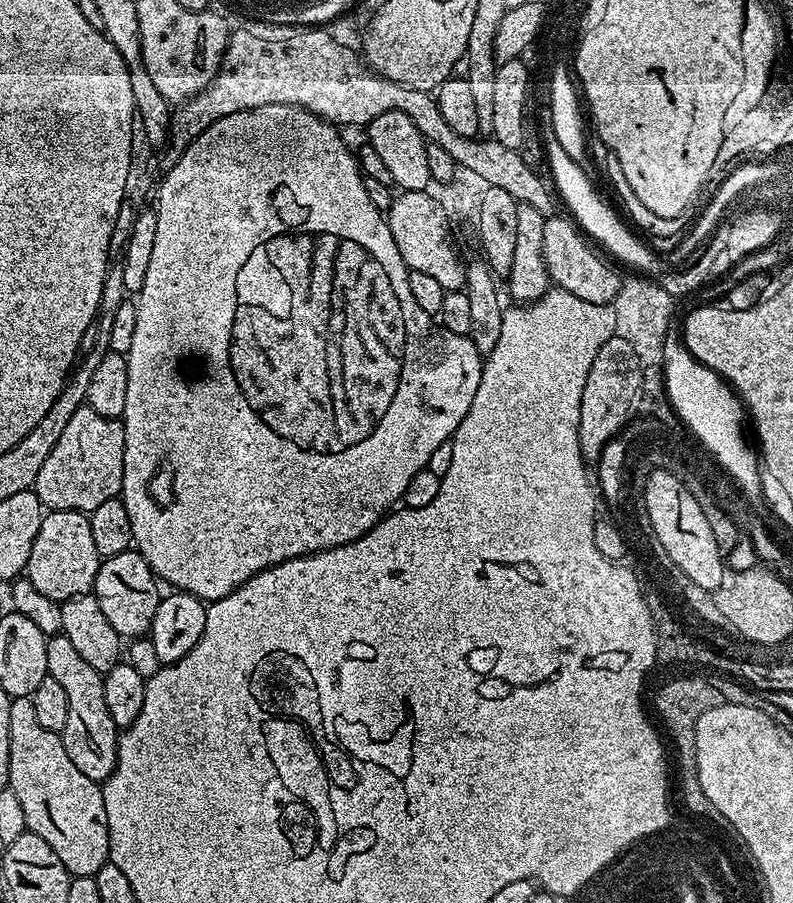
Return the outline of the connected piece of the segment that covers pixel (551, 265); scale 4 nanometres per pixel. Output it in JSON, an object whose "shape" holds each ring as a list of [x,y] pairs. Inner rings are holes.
{"shape":[[[555,216],[545,219],[542,234],[542,254],[546,262],[549,281],[555,287],[561,288],[563,292],[574,294],[574,298],[582,298],[586,302],[595,304],[612,304],[619,292],[621,274],[608,268],[609,261],[603,255],[596,256],[597,249],[589,243],[586,236],[586,241],[584,241],[583,234],[570,221]]]}

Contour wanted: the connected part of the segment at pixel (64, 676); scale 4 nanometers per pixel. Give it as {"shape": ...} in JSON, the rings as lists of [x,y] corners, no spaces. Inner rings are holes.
{"shape":[[[62,634],[48,637],[46,650],[48,674],[66,689],[66,726],[60,733],[60,740],[66,746],[66,754],[74,761],[74,766],[86,774],[86,778],[103,782],[116,769],[118,758],[118,729],[110,710],[106,710],[106,694],[102,694],[104,677],[94,666],[88,665],[74,650],[70,638]]]}

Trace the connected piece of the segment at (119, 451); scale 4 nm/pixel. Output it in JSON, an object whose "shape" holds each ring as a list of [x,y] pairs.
{"shape":[[[83,406],[71,415],[66,430],[42,463],[34,485],[36,497],[45,509],[54,512],[90,514],[102,502],[120,496],[124,469],[124,426],[119,419],[98,414],[98,410]]]}

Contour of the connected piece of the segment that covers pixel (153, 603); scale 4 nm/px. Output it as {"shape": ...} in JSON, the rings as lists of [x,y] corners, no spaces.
{"shape":[[[129,550],[101,559],[94,595],[117,634],[122,638],[140,638],[151,629],[154,610],[160,605],[162,588],[159,587],[158,578],[146,558],[142,558],[140,552]]]}

